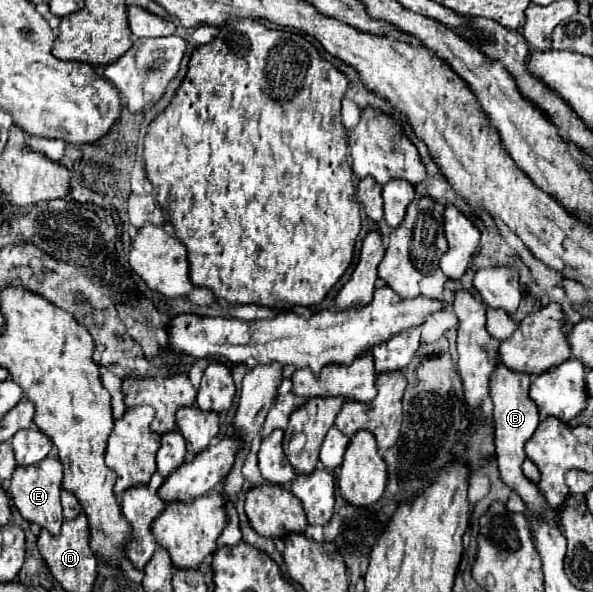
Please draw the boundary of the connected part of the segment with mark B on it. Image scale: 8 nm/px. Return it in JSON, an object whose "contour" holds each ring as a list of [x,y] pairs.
{"contour":[[[503,363],[497,365],[497,369],[489,377],[489,395],[493,399],[493,425],[495,425],[495,457],[499,465],[499,473],[505,485],[515,489],[525,505],[529,507],[545,507],[545,499],[539,491],[537,485],[533,485],[521,469],[521,463],[525,459],[525,443],[533,435],[533,431],[539,425],[539,415],[537,415],[537,405],[529,397],[529,385],[531,377],[527,373],[511,371]]]}

